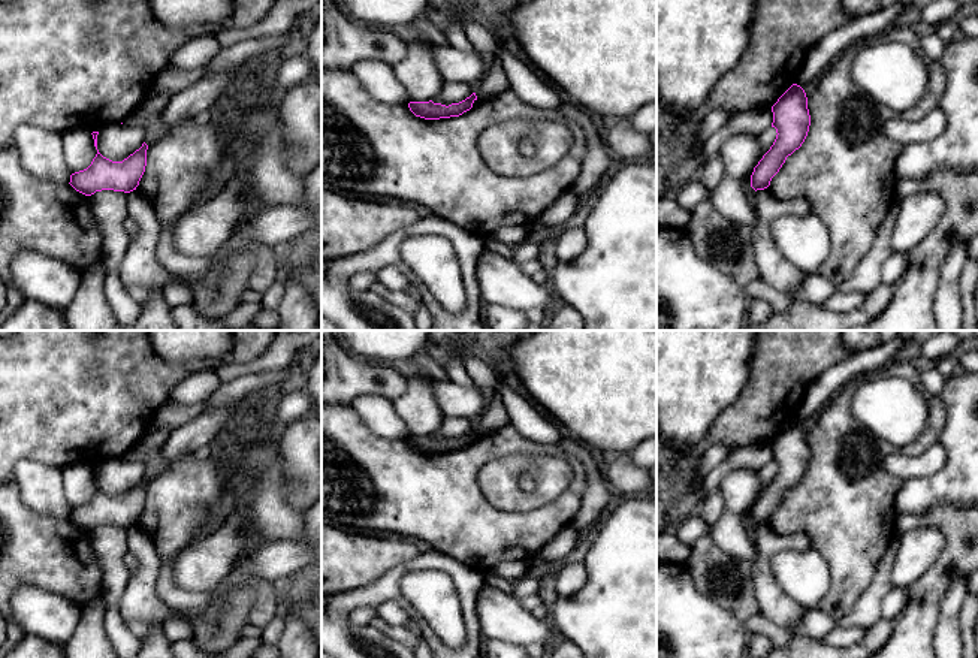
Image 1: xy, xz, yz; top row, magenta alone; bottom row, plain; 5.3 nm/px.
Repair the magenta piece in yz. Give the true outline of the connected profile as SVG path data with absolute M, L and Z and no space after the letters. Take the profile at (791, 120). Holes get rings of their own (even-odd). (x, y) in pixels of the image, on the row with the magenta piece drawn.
M793 84L772 106L776 139L770 150L763 156L751 175L751 187L764 190L770 185L772 178L779 172L787 157L805 142L811 115L805 90Z

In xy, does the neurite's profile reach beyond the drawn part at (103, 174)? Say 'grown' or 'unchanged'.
unchanged

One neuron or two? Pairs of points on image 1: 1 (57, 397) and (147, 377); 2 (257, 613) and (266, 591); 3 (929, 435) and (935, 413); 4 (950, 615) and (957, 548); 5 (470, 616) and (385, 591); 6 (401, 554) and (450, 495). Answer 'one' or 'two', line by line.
1: one
2: one
3: one
4: two
5: one
6: two

